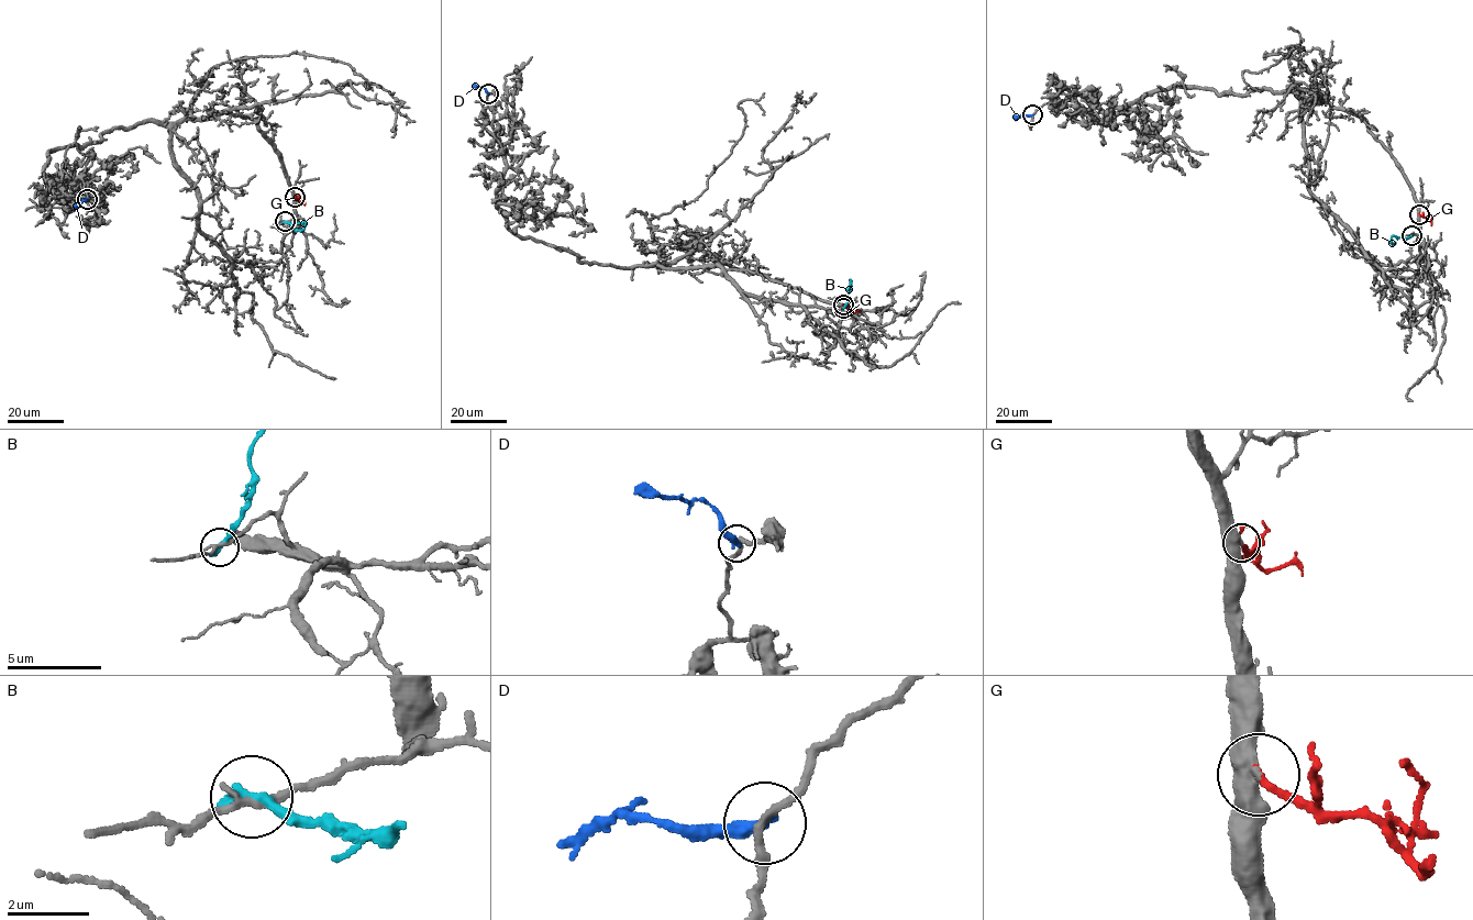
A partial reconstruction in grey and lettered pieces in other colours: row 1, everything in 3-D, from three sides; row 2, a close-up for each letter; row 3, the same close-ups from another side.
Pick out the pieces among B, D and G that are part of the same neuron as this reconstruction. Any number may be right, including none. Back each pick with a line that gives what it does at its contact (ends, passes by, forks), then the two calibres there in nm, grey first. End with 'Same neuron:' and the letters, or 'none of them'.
G: it ends; calibres 440 and 180 nm
Same neuron: G

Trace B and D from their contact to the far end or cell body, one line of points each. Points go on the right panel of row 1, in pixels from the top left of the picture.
B: (1411, 235), (1393, 235), (1391, 242), (1395, 243)
D: (1032, 114), (1014, 117)

